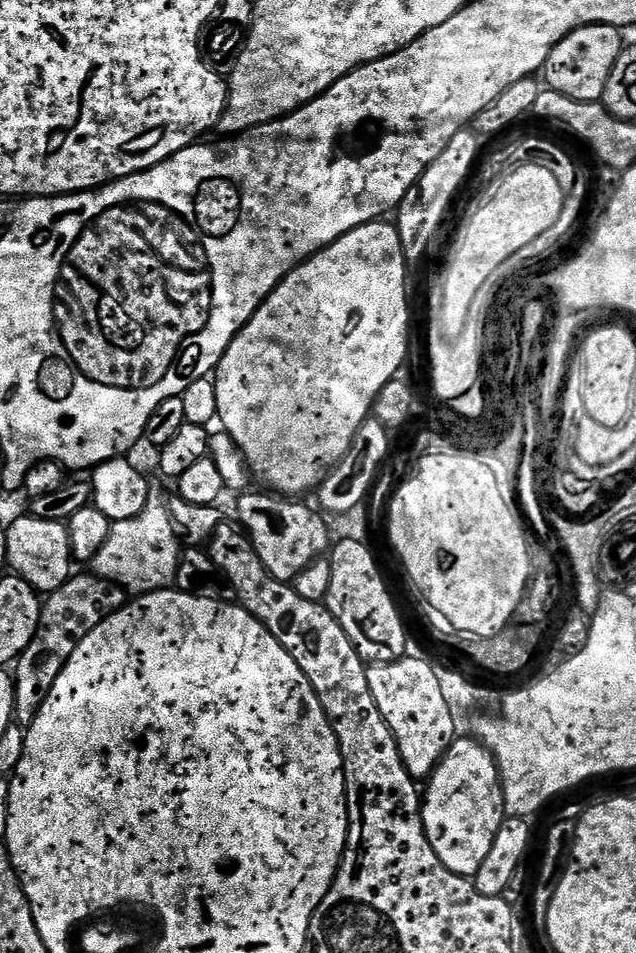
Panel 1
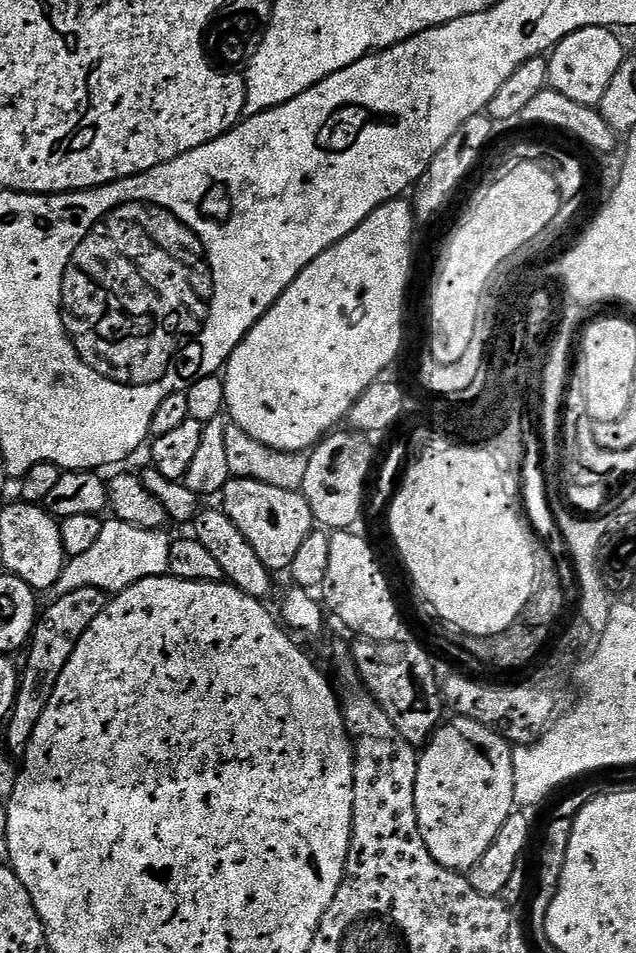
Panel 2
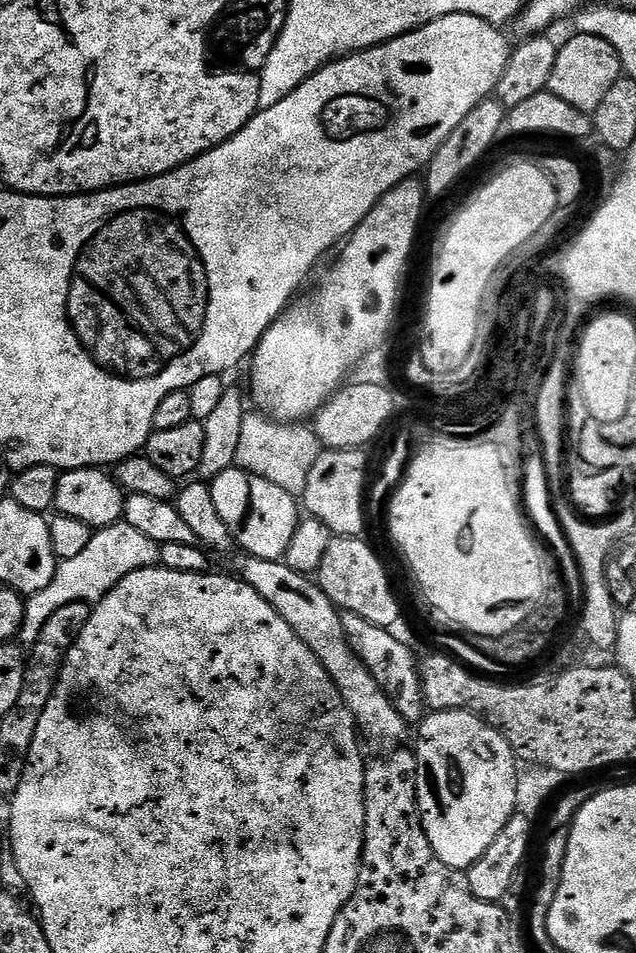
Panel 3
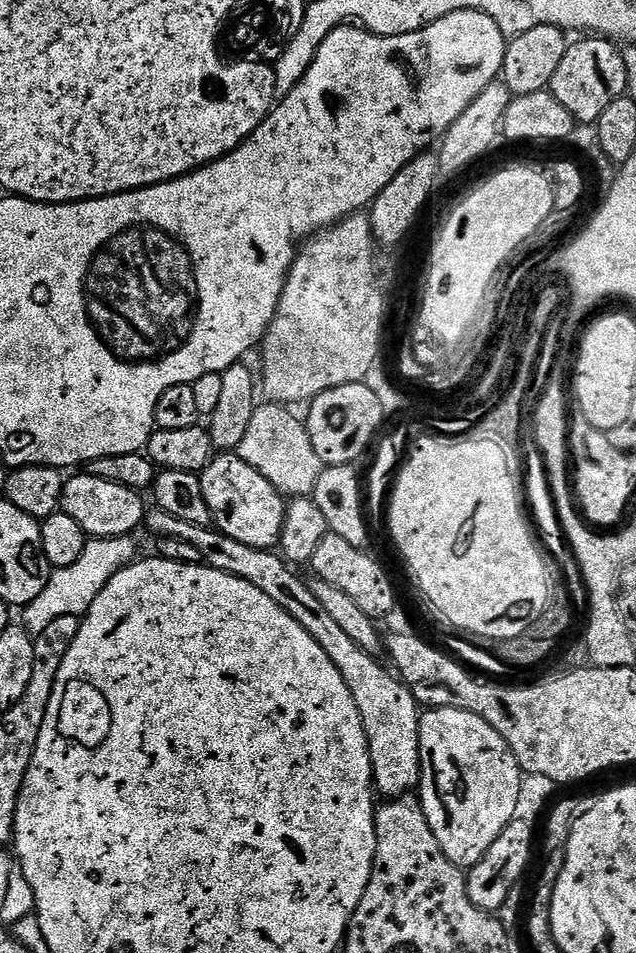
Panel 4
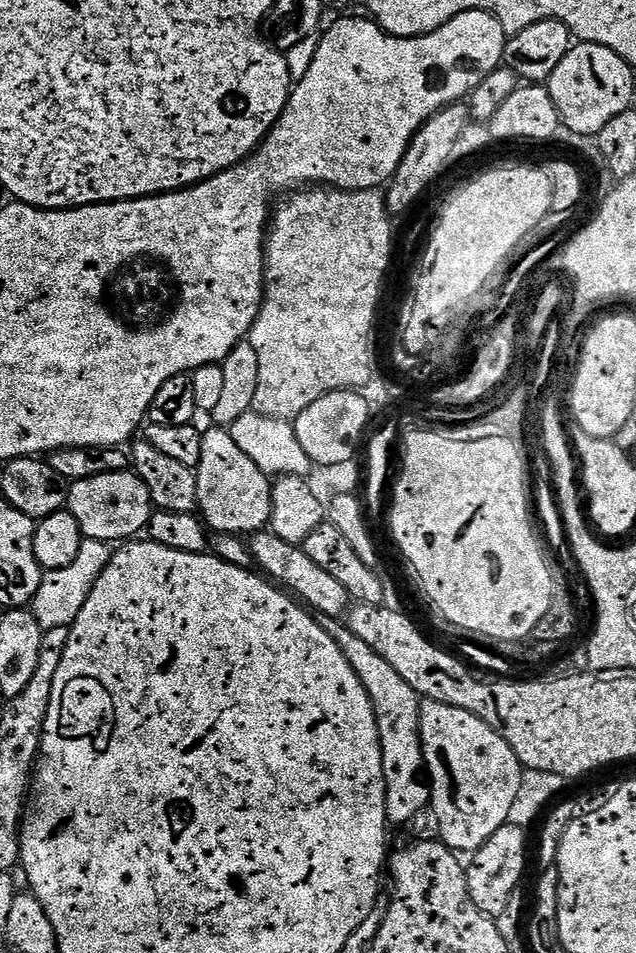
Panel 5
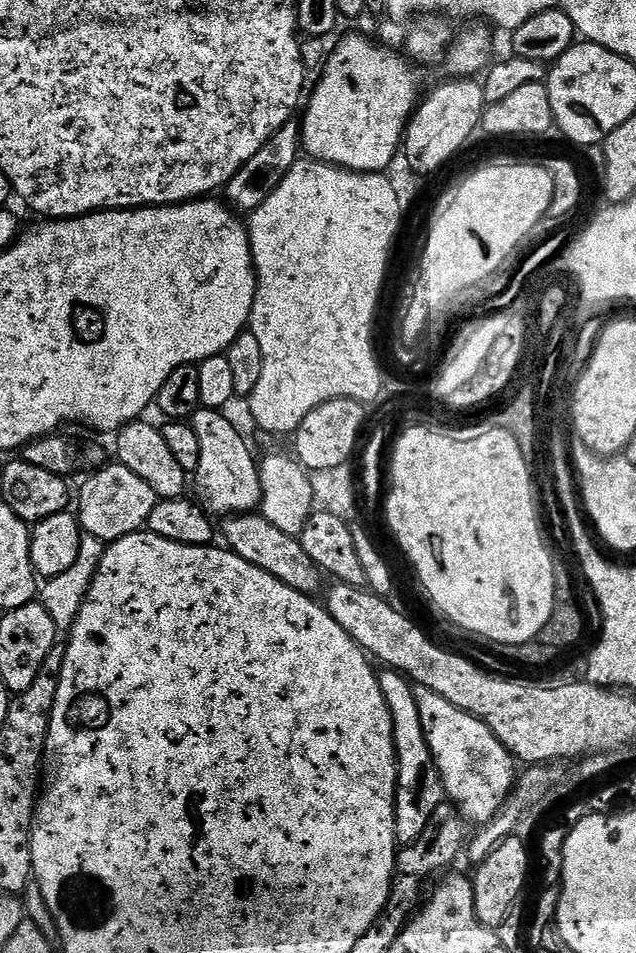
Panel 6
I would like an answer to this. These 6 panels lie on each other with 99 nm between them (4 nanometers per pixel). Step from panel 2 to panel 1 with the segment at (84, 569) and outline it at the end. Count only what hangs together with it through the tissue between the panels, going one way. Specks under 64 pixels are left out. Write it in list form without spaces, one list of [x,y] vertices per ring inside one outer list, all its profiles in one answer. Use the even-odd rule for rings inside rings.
[[[152,494],[142,514],[113,523],[106,546],[94,554],[90,568],[95,575],[122,586],[129,594],[161,592],[175,585],[181,555],[182,536],[168,509],[168,500]]]

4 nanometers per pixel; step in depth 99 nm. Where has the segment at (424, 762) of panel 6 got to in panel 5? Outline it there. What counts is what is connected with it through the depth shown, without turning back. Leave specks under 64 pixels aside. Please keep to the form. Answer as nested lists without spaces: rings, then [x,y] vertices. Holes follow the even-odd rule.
[[[320,616],[319,622],[338,642],[342,654],[346,654],[346,662],[354,666],[354,674],[366,686],[366,694],[370,694],[370,702],[374,706],[374,714],[378,718],[378,736],[382,742],[382,774],[386,778],[386,814],[388,815],[389,825],[408,824],[415,816],[420,816],[425,811],[429,811],[432,802],[432,786],[429,781],[429,775],[426,771],[423,754],[423,744],[420,741],[420,704],[421,697],[374,650],[374,646],[369,646],[358,638],[348,629],[347,623],[335,620],[329,616]]]

